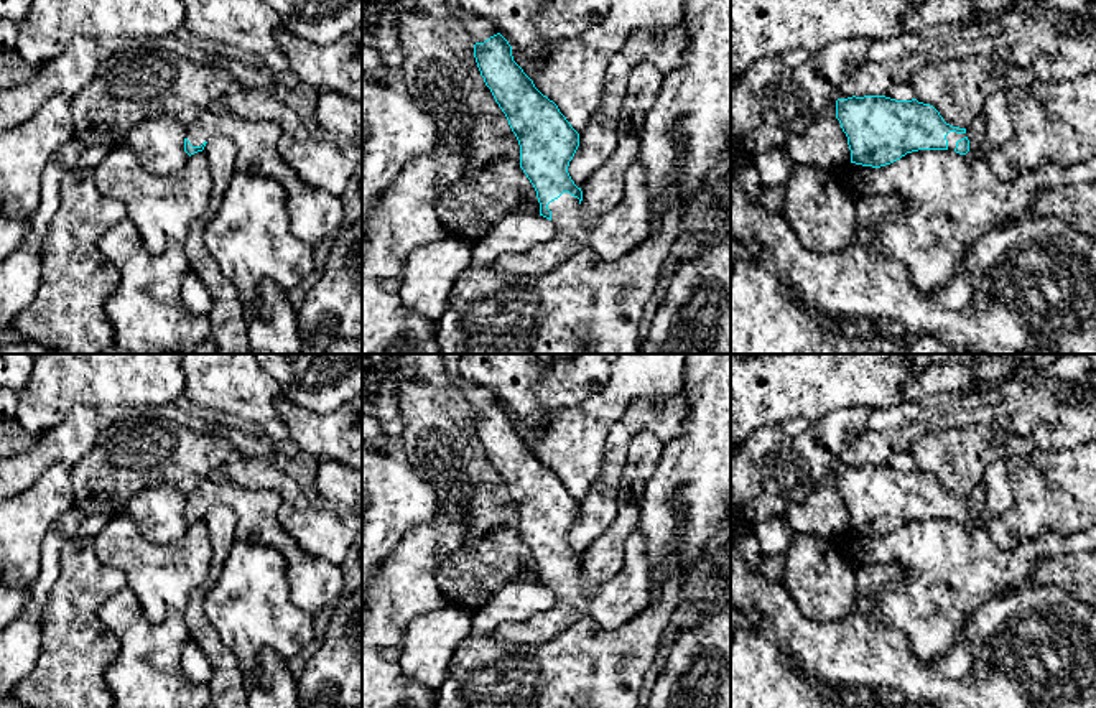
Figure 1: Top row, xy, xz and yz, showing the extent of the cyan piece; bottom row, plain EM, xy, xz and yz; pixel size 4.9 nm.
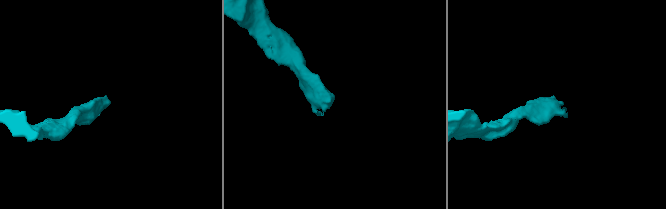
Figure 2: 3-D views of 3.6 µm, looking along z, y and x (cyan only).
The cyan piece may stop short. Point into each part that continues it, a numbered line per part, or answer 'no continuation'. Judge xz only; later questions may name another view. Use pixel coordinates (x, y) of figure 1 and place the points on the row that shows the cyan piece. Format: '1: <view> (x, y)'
1: xz (627, 224)

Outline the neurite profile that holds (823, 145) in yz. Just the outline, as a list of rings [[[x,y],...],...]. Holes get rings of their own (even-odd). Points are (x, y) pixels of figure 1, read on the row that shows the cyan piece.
[[[823,114],[805,132],[790,135],[783,147],[790,160],[828,175],[851,163],[848,137],[836,115]]]

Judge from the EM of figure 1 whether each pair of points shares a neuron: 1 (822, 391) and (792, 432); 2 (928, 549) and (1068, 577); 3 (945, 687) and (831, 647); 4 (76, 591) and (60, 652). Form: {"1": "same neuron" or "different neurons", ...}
{"1": "different neurons", "2": "different neurons", "3": "same neuron", "4": "same neuron"}

